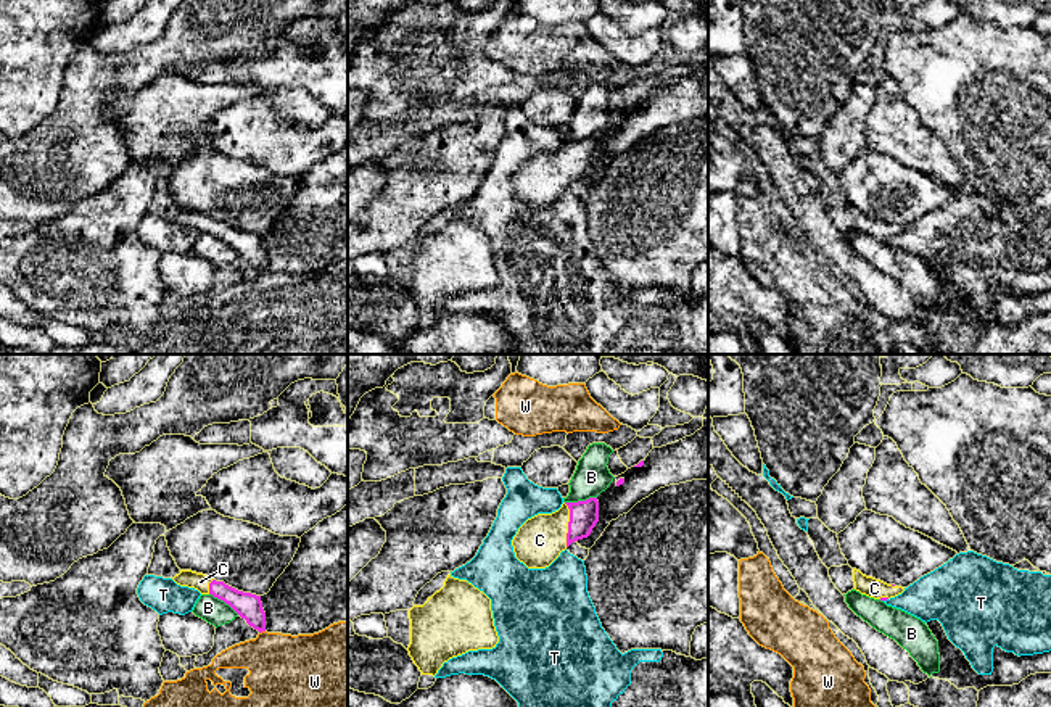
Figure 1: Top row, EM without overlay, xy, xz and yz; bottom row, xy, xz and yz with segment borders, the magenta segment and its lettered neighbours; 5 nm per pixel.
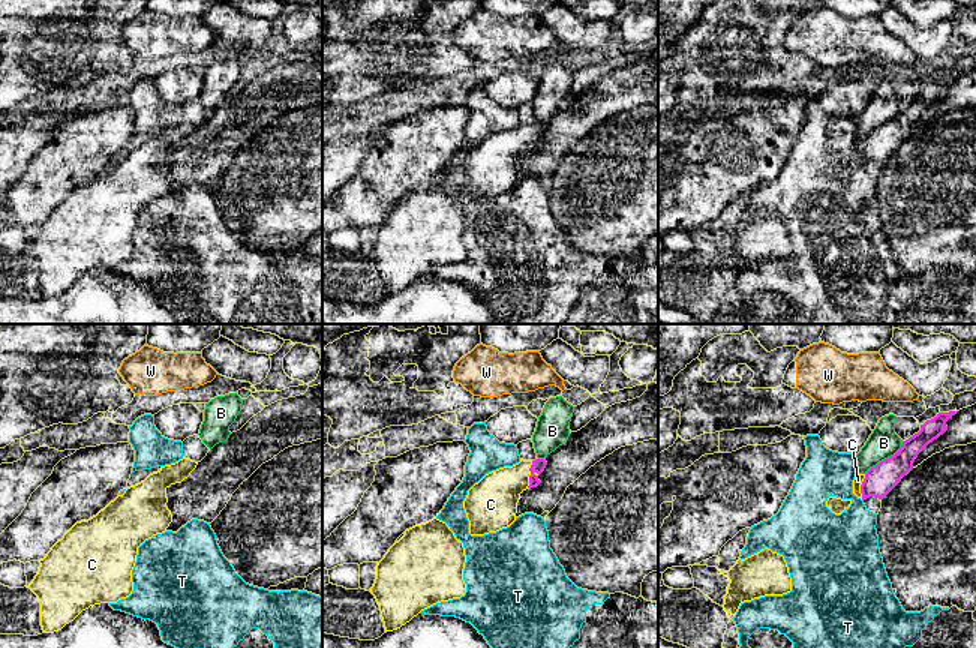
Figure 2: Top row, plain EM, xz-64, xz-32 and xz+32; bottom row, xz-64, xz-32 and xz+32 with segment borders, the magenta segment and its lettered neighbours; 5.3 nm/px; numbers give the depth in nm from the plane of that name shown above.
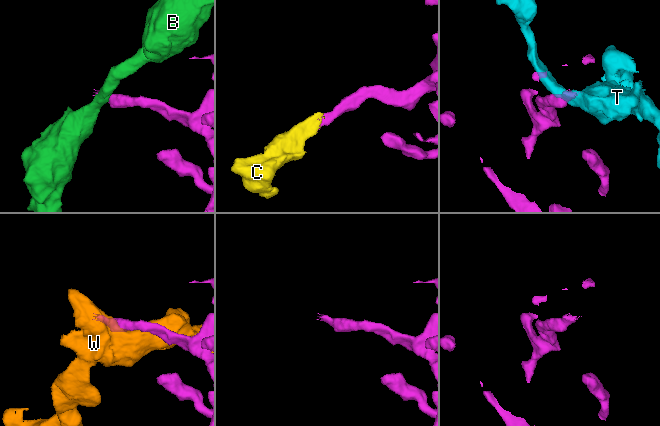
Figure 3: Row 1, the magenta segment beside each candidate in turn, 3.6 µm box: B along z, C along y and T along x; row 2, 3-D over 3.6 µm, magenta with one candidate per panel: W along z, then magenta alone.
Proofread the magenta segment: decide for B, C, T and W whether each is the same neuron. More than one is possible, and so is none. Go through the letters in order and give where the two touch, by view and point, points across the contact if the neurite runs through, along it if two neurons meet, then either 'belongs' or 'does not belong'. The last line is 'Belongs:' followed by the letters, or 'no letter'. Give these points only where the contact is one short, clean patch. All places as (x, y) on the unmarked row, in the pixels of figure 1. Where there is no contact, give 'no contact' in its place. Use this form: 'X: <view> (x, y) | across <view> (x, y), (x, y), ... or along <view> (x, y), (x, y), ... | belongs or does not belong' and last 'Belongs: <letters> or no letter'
B: xz (580, 140) | along xz (596, 136), (565, 142) | does not belong
C: xz (568, 165) | across xz (585, 153), (568, 165), (539, 179) | belongs
T: yz (886, 239) | along yz (887, 237), (884, 240) | does not belong
W: xy (261, 271) | does not belong
Belongs: C

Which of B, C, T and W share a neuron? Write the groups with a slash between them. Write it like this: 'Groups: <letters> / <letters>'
Groups: B / C / T / W

